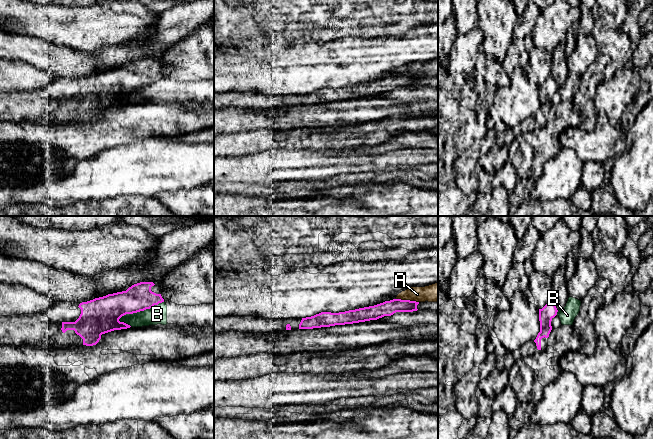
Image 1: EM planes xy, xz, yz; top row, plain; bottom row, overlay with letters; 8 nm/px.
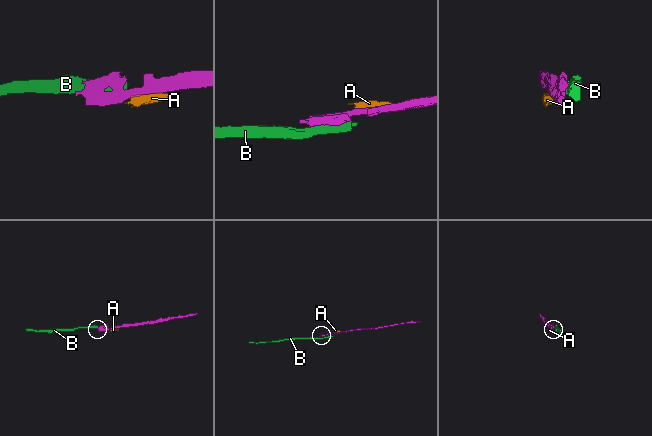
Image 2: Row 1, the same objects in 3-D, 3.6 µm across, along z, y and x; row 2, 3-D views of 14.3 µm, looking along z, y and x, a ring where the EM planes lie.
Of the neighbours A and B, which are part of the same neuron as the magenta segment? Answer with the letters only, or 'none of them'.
none of them

